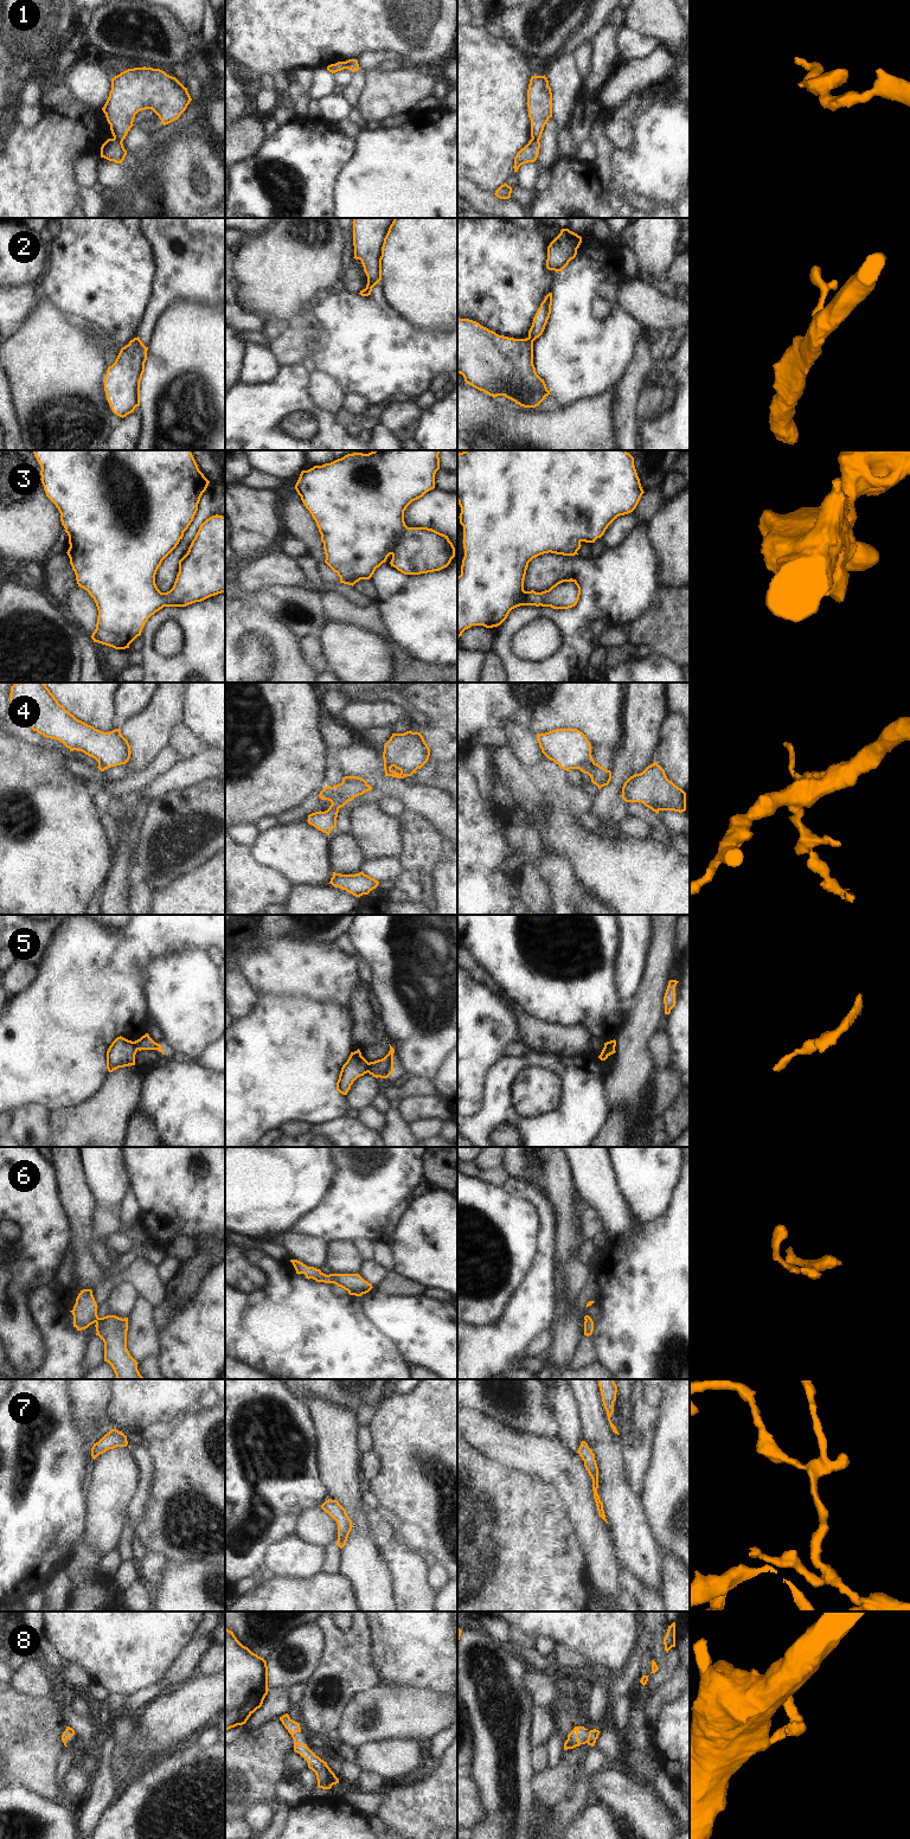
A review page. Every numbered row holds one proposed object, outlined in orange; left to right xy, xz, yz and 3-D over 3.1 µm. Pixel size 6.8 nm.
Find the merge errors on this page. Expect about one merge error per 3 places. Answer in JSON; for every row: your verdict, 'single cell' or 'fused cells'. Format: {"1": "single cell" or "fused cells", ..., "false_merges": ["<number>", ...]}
{"1": "fused cells", "2": "single cell", "3": "single cell", "4": "fused cells", "5": "fused cells", "6": "single cell", "7": "single cell", "8": "single cell", "false_merges": ["1", "4", "5"]}

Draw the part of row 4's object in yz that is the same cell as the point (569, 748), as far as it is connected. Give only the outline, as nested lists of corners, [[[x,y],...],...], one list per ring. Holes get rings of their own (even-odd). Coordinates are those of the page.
[[[556,729],[538,733],[541,752],[562,769],[579,769],[591,757],[591,744],[577,729]]]

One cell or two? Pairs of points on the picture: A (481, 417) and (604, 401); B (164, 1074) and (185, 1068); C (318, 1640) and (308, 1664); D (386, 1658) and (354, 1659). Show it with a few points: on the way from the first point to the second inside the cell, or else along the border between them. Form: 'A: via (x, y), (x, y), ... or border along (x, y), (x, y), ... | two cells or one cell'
A: via (512, 425), (574, 425) | one cell
B: via (168, 1074), (180, 1072) | one cell
C: via (312, 1646), (308, 1650), (308, 1658) | one cell
D: border along (371, 1631), (372, 1658), (380, 1671), (383, 1681) | two cells

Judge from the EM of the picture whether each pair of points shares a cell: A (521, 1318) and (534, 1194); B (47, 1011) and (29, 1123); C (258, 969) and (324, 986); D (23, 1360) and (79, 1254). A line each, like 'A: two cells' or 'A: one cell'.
A: one cell
B: two cells
C: one cell
D: two cells

